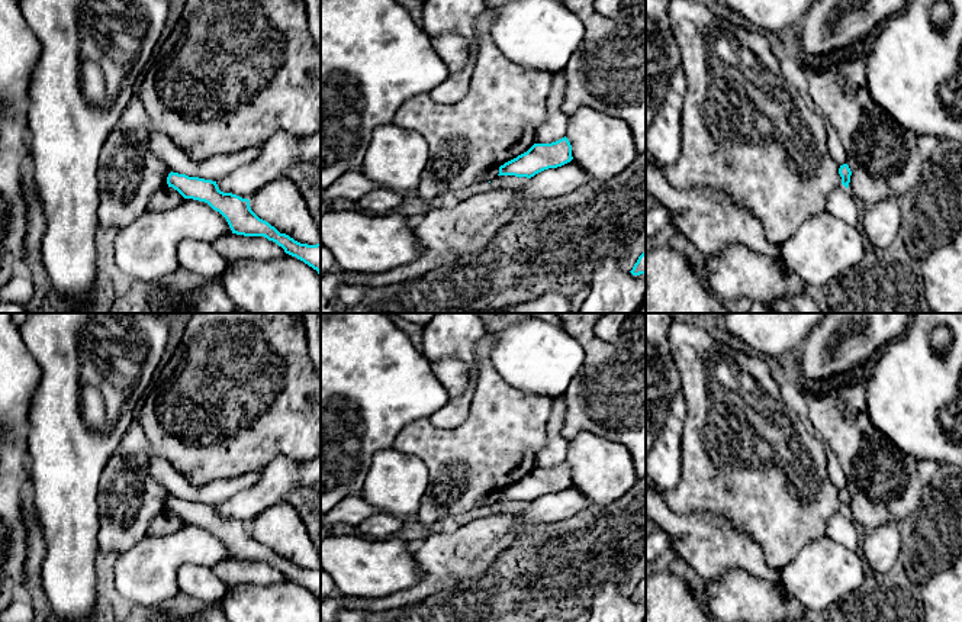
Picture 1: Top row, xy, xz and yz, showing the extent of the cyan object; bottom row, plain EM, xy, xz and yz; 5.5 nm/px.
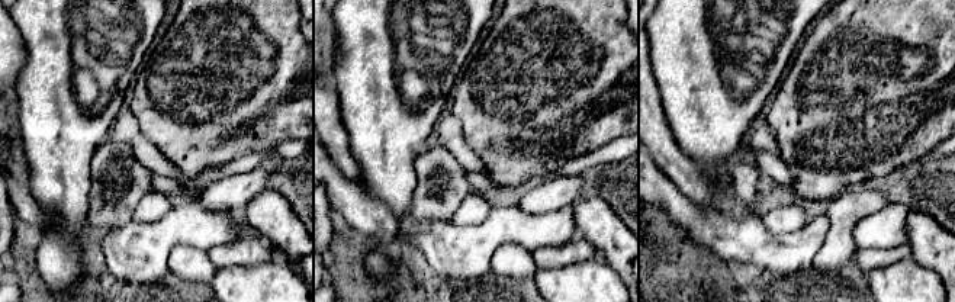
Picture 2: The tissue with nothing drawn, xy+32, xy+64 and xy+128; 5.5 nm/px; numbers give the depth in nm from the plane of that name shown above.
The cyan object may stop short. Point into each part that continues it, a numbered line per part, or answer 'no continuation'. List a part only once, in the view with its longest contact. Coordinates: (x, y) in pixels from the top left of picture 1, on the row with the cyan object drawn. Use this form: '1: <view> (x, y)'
1: yz (861, 206)

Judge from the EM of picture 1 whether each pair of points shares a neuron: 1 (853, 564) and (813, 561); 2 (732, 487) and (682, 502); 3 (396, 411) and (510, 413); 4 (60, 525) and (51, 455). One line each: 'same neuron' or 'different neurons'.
1: same neuron
2: same neuron
3: different neurons
4: same neuron

